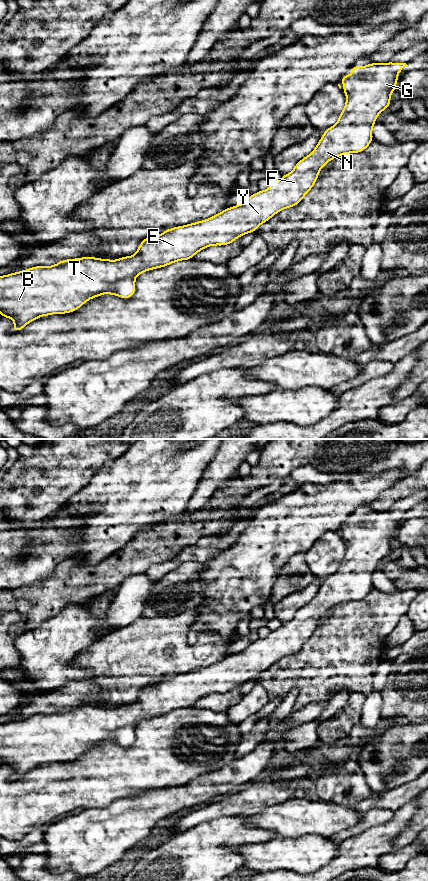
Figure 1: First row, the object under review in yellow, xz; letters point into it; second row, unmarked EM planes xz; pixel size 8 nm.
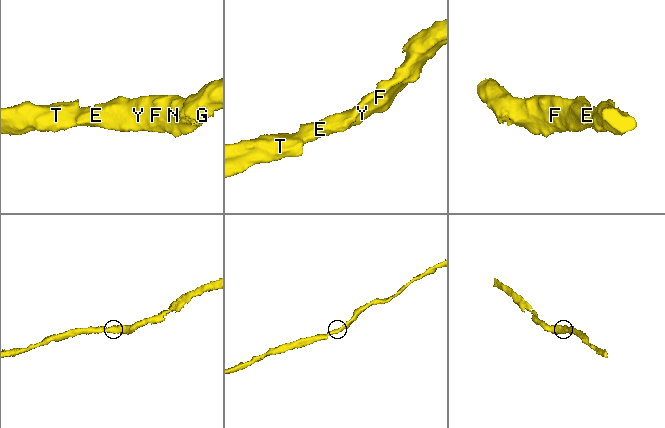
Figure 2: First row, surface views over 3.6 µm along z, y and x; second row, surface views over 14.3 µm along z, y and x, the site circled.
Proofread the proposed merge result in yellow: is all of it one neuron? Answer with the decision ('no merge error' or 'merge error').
no merge error

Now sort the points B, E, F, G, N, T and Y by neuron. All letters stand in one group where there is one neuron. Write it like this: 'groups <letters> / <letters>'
groups B E F G N T Y

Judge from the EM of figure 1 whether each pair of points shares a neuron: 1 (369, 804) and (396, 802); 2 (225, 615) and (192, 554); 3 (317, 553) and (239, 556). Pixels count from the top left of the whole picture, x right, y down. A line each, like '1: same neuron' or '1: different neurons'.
1: different neurons
2: different neurons
3: different neurons

